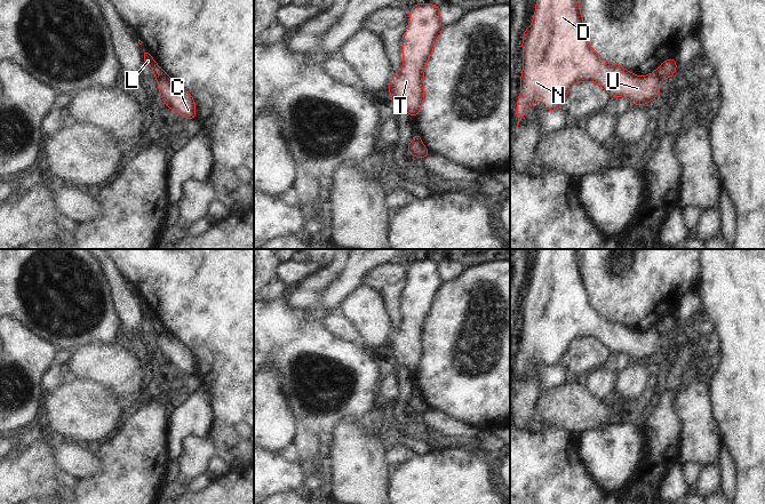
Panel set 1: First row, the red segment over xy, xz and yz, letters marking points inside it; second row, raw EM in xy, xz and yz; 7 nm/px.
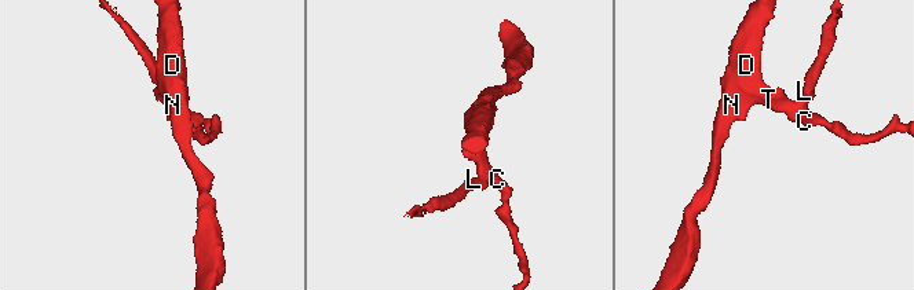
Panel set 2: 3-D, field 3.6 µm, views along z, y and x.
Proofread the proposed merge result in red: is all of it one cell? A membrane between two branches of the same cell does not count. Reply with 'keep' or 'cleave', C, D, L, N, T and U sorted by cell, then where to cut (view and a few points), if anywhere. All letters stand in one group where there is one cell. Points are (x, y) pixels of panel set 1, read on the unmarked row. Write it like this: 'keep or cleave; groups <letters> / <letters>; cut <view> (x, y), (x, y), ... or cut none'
cleave; groups C D N T U / L; cut xy (165, 329), (157, 335)

